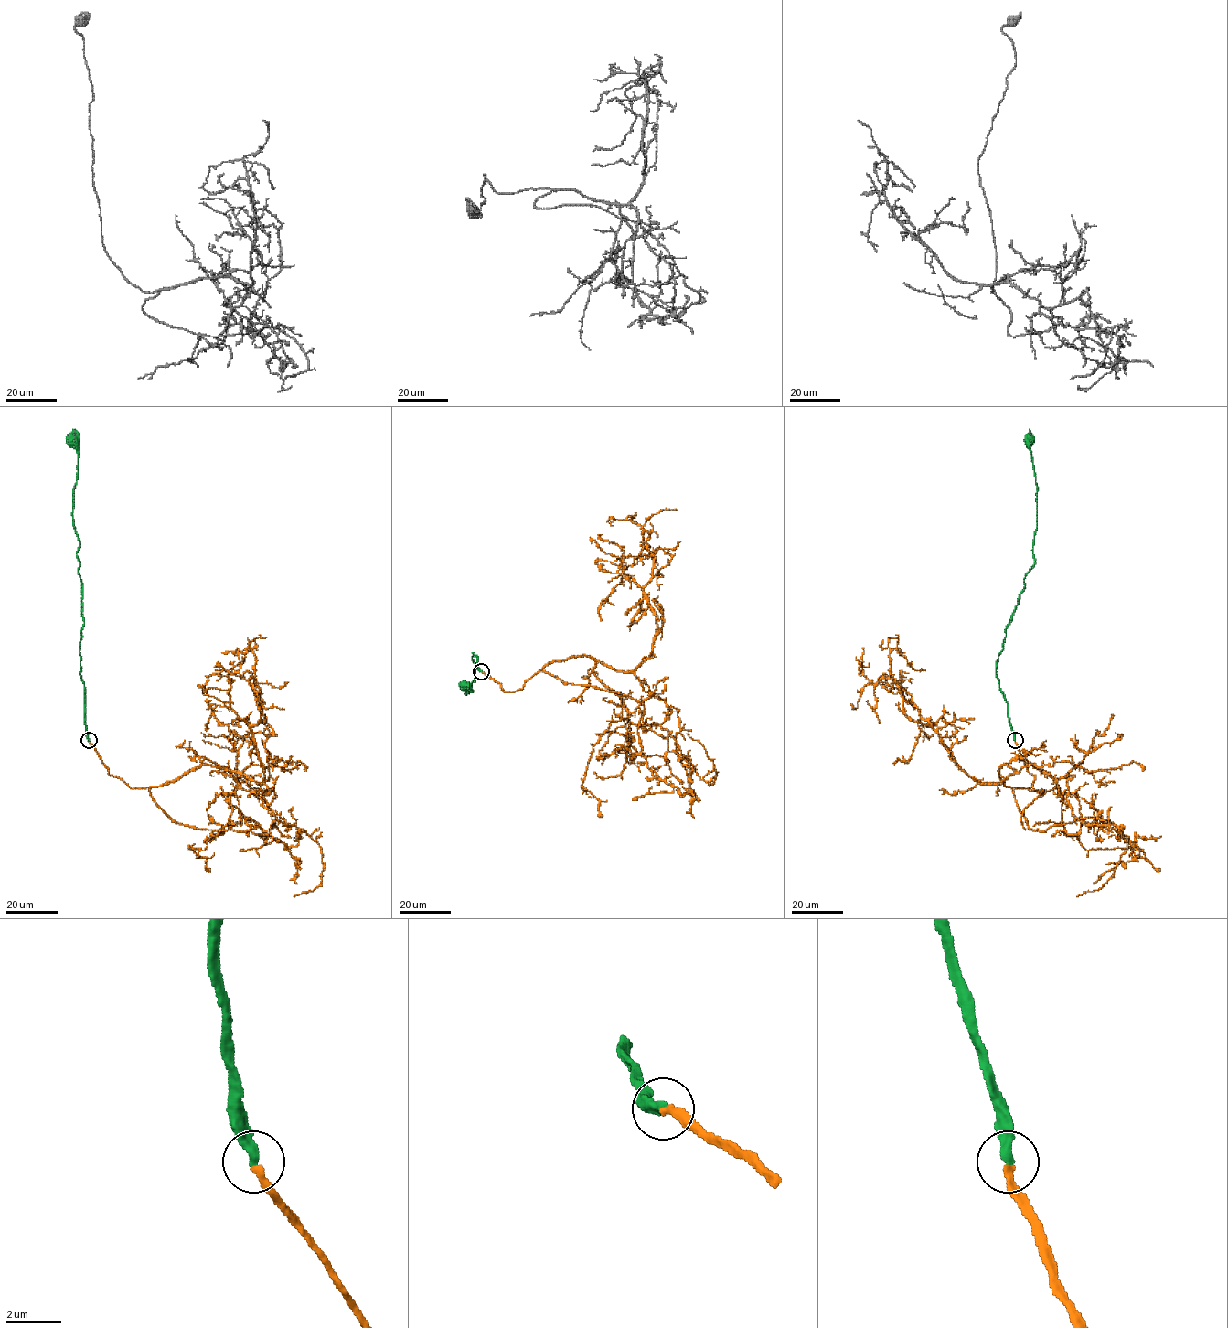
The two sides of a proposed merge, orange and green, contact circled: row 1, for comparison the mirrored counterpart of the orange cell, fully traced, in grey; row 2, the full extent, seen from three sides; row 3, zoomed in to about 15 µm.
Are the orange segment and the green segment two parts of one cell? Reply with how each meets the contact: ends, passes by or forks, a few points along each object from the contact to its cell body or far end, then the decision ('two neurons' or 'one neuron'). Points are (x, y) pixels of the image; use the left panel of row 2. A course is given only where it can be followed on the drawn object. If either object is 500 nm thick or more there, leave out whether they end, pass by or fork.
orange ends | green ends | orange via (88, 741), (130, 787), (175, 782), (202, 765), (260, 783), (254, 654), (249, 648), (228, 670), (216, 669) | green via (88, 740), (80, 674), (84, 621), (77, 556), (80, 540), (72, 517), (78, 473), (78, 451), (73, 440) | one neuron

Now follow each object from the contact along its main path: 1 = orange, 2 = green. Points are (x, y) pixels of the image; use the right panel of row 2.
1: (1014, 741), (1030, 787), (1006, 787), (1008, 765), (999, 782), (971, 777), (904, 713), (889, 654), (925, 669)
2: (1014, 740), (996, 670), (1006, 628), (1025, 586), (1027, 572), (1035, 563), (1037, 488), (1029, 440)

